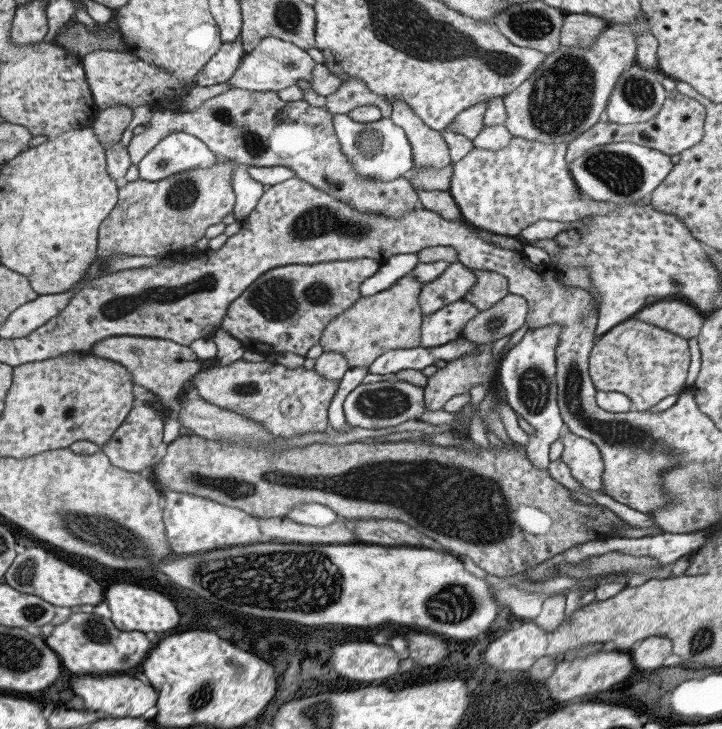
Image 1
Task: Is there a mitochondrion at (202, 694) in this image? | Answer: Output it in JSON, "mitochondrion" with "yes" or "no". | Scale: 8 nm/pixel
{"mitochondrion":"yes"}

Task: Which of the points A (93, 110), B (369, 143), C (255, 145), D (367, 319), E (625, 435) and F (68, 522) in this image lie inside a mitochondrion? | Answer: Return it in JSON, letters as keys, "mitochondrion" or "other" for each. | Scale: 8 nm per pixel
{"A":"other","B":"mitochondrion","C":"mitochondrion","D":"other","E":"mitochondrion","F":"mitochondrion"}

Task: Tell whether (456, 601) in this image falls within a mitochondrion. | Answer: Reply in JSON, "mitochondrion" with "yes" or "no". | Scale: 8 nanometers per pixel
{"mitochondrion":"yes"}

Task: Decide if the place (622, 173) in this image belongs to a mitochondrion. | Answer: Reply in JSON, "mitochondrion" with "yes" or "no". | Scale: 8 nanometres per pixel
{"mitochondrion":"yes"}

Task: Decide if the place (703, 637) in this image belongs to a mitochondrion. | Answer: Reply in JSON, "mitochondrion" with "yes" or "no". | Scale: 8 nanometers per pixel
{"mitochondrion":"yes"}

